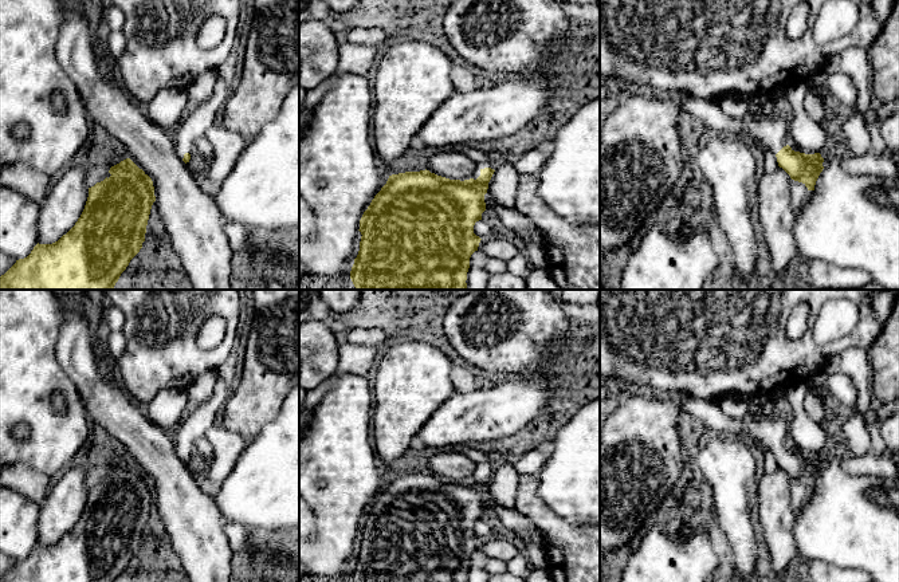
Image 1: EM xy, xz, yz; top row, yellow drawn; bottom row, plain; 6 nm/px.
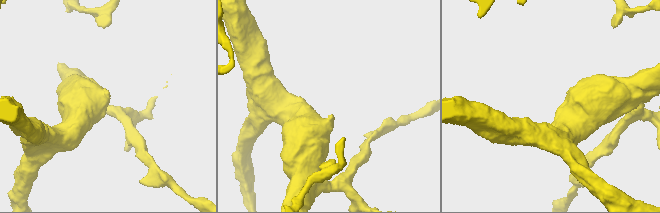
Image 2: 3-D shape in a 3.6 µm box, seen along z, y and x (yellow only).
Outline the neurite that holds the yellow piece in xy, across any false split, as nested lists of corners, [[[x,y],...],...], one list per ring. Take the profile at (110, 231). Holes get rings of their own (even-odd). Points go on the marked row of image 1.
[[[130,158],[110,168],[109,178],[89,188],[85,209],[75,225],[52,244],[36,244],[31,253],[0,276],[0,290],[114,290],[121,274],[140,252],[146,225],[156,201],[152,178]]]

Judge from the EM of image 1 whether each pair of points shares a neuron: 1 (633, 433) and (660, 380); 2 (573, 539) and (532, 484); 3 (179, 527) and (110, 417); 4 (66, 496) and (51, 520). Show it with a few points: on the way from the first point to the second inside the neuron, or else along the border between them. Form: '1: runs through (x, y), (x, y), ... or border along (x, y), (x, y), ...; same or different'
1: border along (629, 389), (672, 394), (675, 397); different
2: runs through (558, 531), (532, 504), (532, 499); same
3: runs through (179, 499), (169, 474), (138, 443); same
4: runs through (65, 502), (57, 515); same

